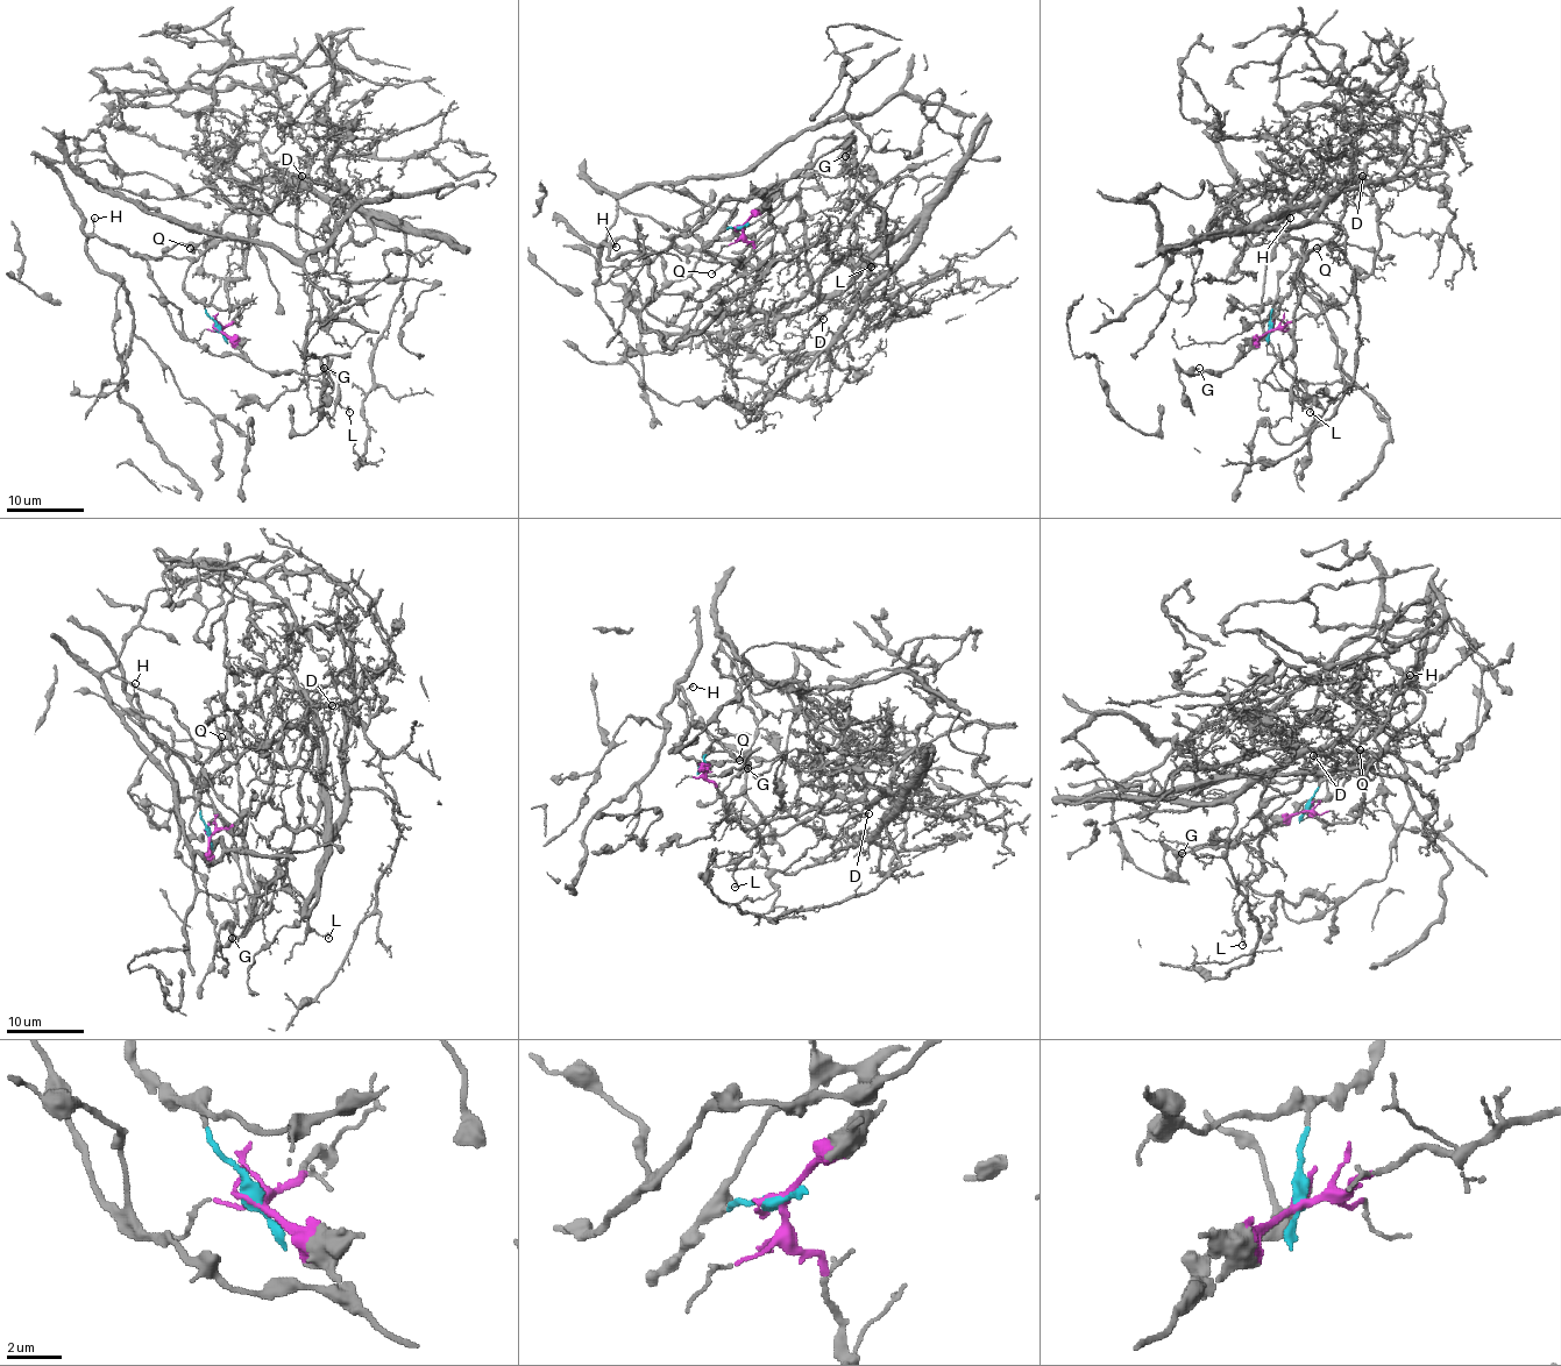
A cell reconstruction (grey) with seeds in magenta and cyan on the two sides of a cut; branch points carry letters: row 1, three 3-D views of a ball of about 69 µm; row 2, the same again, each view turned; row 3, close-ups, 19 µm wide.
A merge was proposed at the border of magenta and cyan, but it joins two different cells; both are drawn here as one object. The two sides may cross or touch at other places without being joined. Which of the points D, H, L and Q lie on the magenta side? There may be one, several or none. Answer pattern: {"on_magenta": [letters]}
{"on_magenta": ["D", "L"]}

